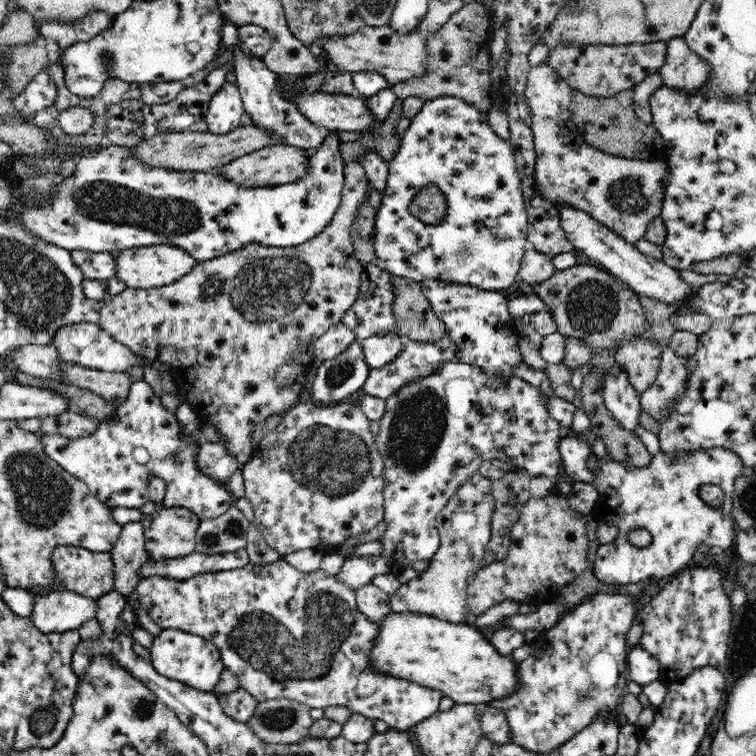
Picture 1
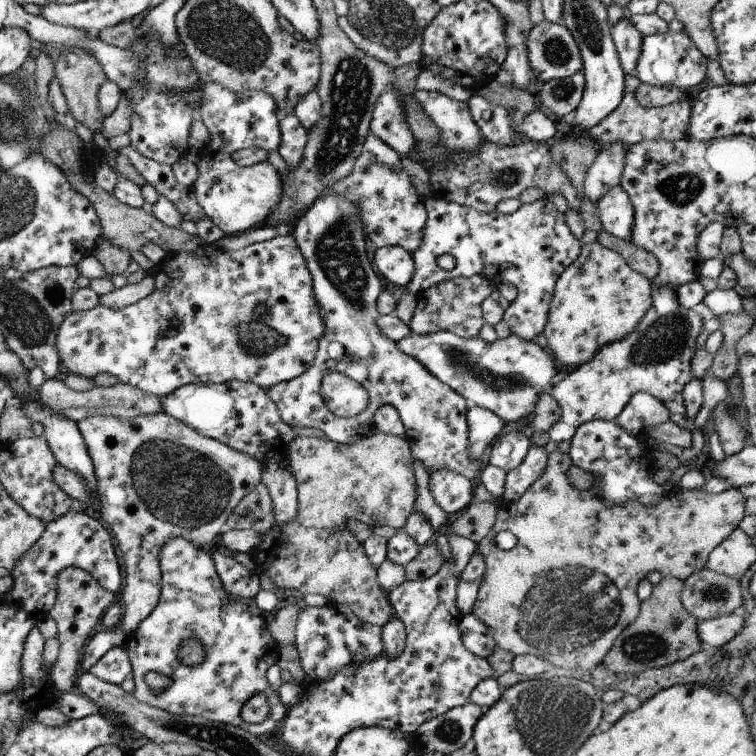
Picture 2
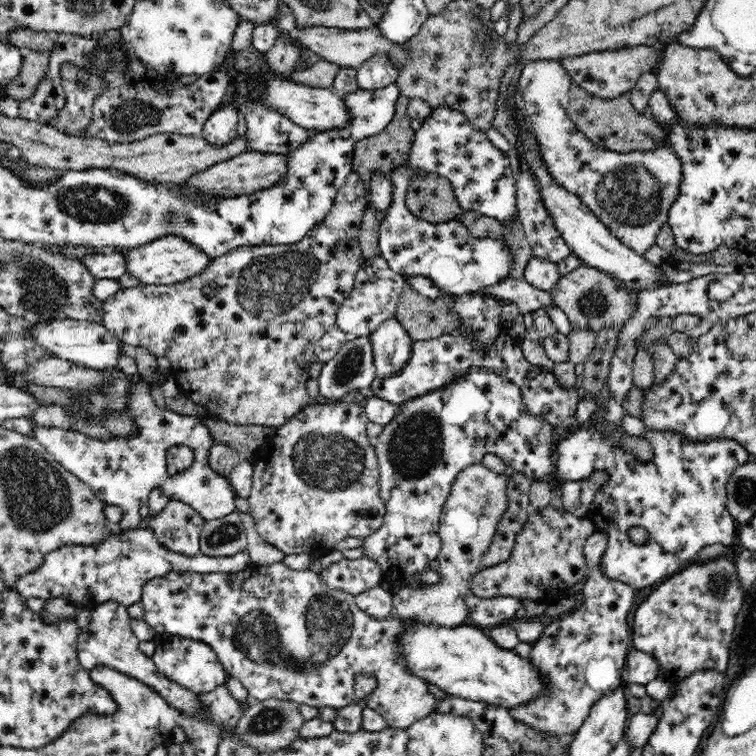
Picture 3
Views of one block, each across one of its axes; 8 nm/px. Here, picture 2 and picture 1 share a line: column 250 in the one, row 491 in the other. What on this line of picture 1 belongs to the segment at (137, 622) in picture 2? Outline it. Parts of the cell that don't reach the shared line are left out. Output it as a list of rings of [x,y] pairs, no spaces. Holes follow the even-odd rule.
[[[478,471],[469,476],[468,481],[457,489],[456,495],[438,514],[439,551],[432,556],[430,566],[426,571],[420,572],[417,578],[401,584],[400,588],[390,595],[392,611],[396,614],[412,612],[412,614],[430,615],[454,624],[472,621],[467,603],[467,588],[476,571],[479,571],[484,565],[485,548],[491,539],[491,518],[495,512],[495,502],[492,499],[492,482],[488,478],[483,478]]]

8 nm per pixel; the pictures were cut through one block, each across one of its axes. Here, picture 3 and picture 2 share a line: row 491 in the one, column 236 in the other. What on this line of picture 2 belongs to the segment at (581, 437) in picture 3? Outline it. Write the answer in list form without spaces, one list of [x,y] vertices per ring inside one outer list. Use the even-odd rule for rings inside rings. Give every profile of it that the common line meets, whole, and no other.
[[[175,537],[163,547],[160,564],[164,574],[160,603],[124,643],[133,669],[133,696],[168,713],[196,715],[242,728],[256,737],[272,733],[287,714],[279,696],[270,691],[266,677],[268,666],[279,658],[280,646],[269,632],[268,621],[264,620],[254,597],[228,597],[213,559],[184,538]],[[187,641],[197,641],[203,647],[203,662],[198,665],[182,662],[179,651]],[[148,672],[162,674],[170,678],[172,684],[156,694],[144,680]],[[258,694],[266,695],[270,714],[262,724],[249,724],[242,720],[241,711],[248,700]]]

